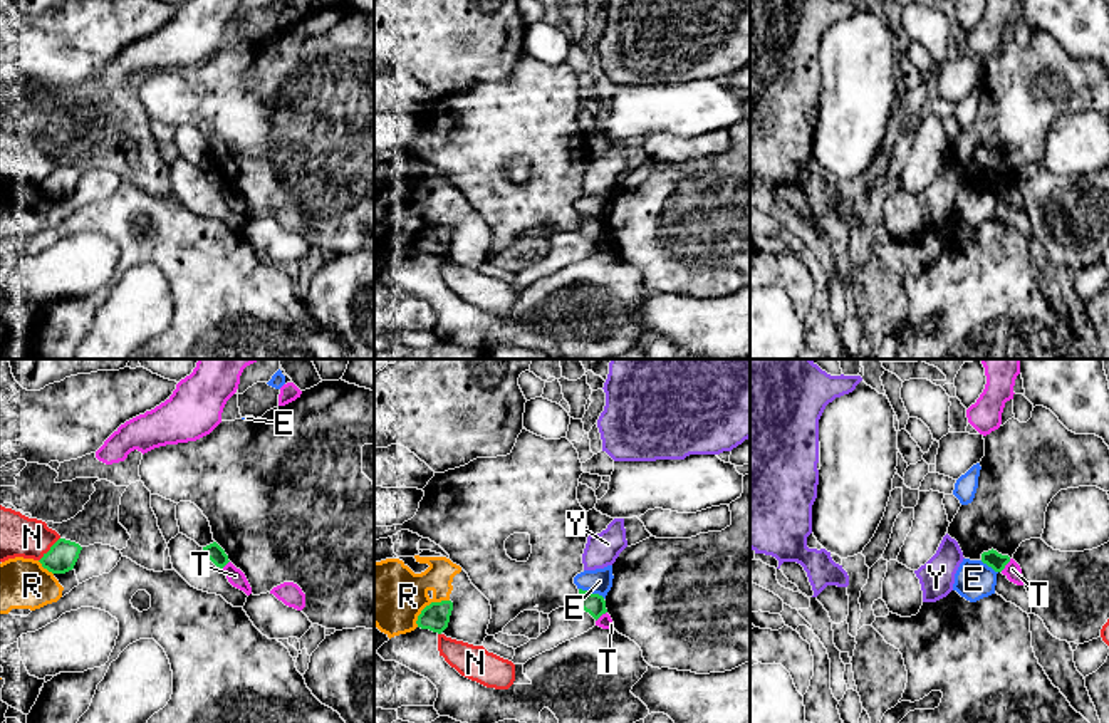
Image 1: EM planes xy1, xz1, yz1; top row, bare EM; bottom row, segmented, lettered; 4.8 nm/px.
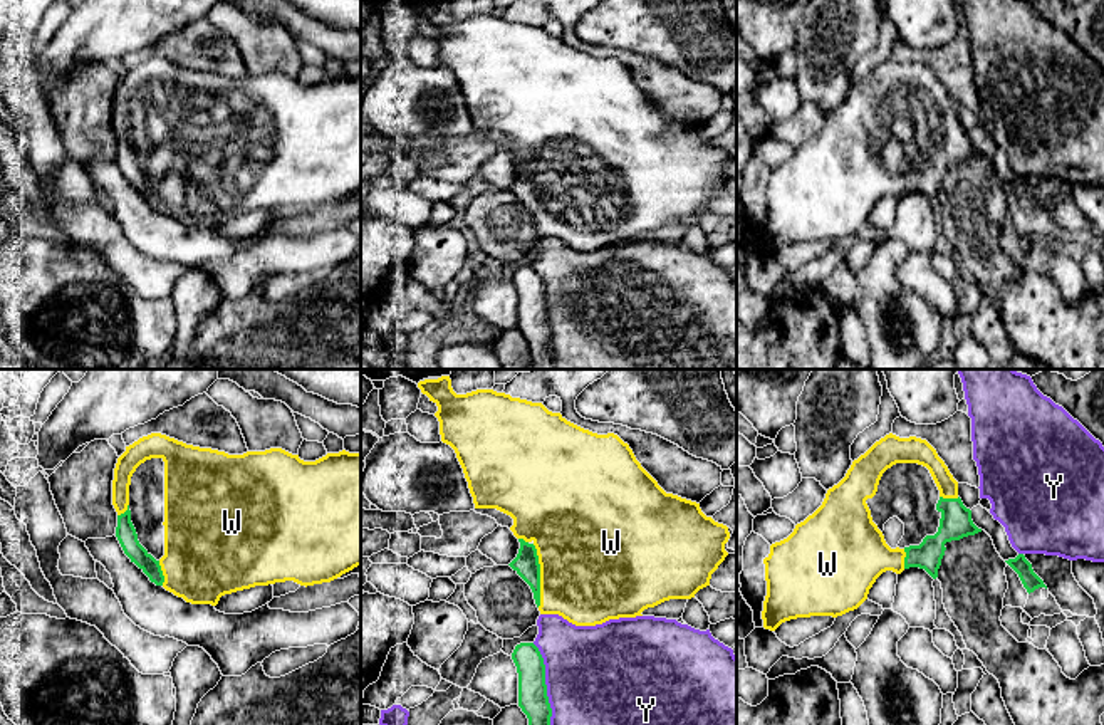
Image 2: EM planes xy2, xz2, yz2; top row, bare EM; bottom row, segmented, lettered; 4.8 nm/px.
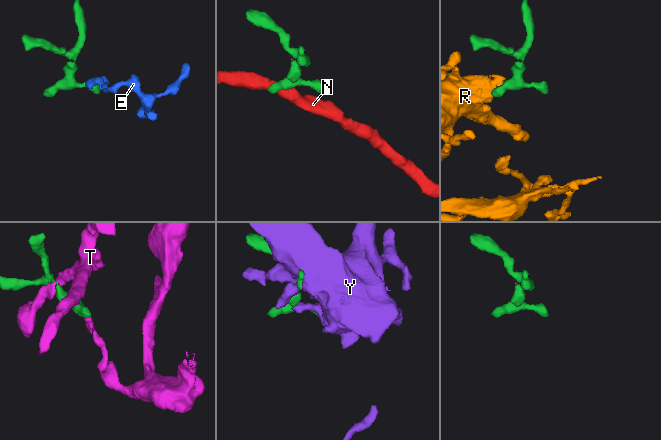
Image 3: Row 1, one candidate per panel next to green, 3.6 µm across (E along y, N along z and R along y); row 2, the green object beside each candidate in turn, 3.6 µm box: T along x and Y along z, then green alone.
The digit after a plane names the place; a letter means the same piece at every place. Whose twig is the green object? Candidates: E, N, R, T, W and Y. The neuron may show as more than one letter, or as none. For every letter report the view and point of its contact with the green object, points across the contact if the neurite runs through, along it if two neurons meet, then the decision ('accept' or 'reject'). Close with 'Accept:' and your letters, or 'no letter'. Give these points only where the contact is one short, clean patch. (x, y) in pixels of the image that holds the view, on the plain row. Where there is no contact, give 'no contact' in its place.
E: xz1 (591, 217) | along xz1 (579, 212), (604, 222) | reject
N: xy1 (51, 173) | along xy1 (59, 161), (39, 185) | reject
R: xz1 (426, 230) | reject
T: yz1 (1005, 188) | along yz1 (1010, 183), (1000, 195) | reject
W: xz2 (539, 200) | accept
Y: xz2 (546, 318) | reject
Accept: W

